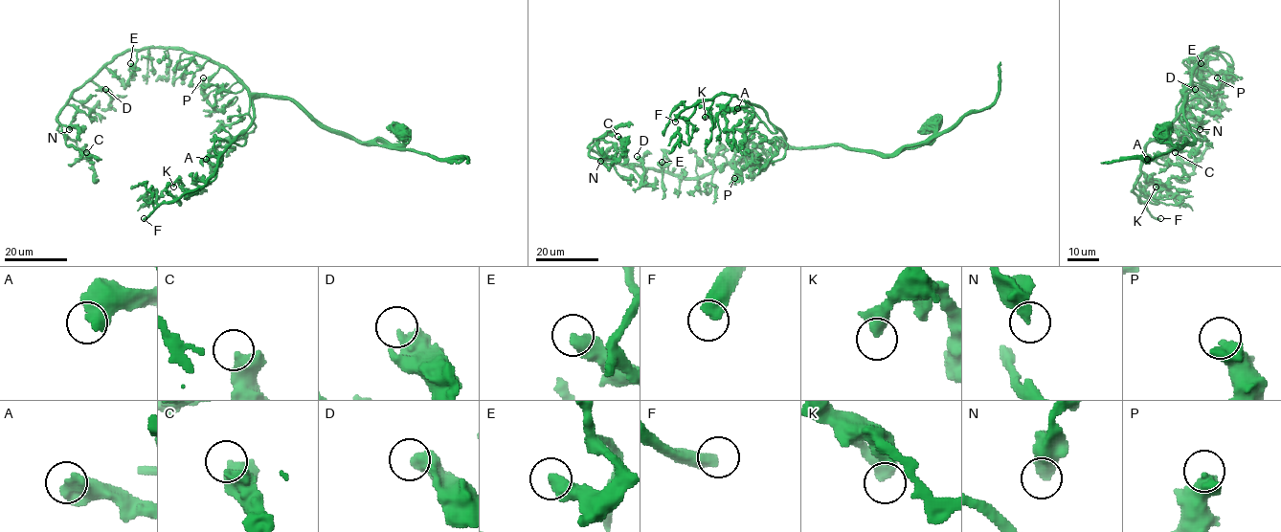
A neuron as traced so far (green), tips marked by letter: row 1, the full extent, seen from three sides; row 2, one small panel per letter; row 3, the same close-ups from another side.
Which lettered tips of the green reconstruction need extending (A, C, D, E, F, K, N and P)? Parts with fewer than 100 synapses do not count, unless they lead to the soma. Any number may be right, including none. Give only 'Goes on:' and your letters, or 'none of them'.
Goes on: F

